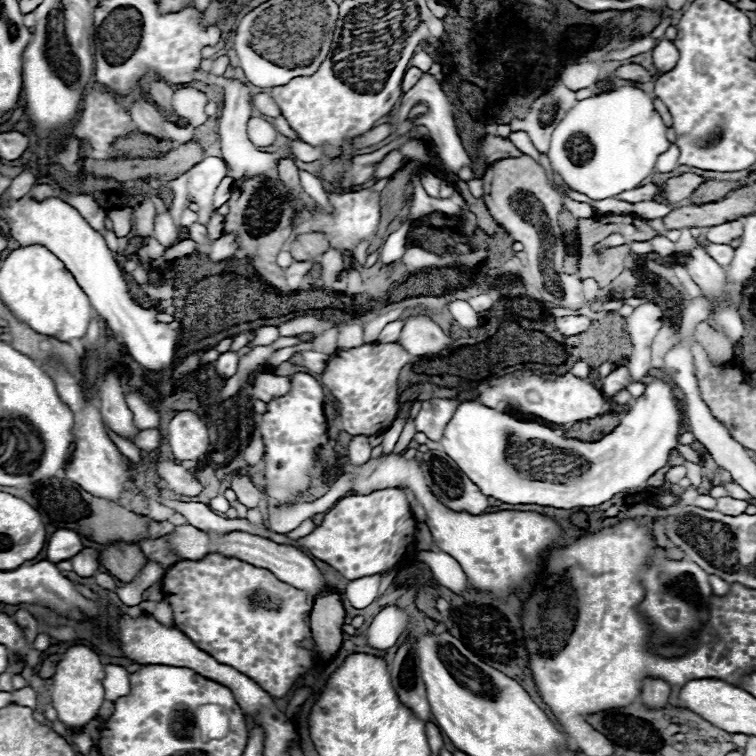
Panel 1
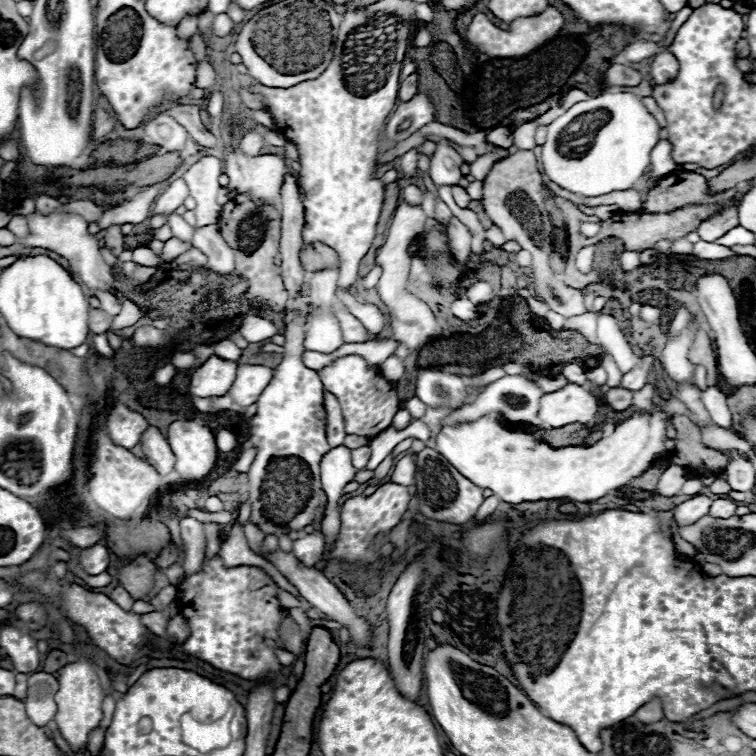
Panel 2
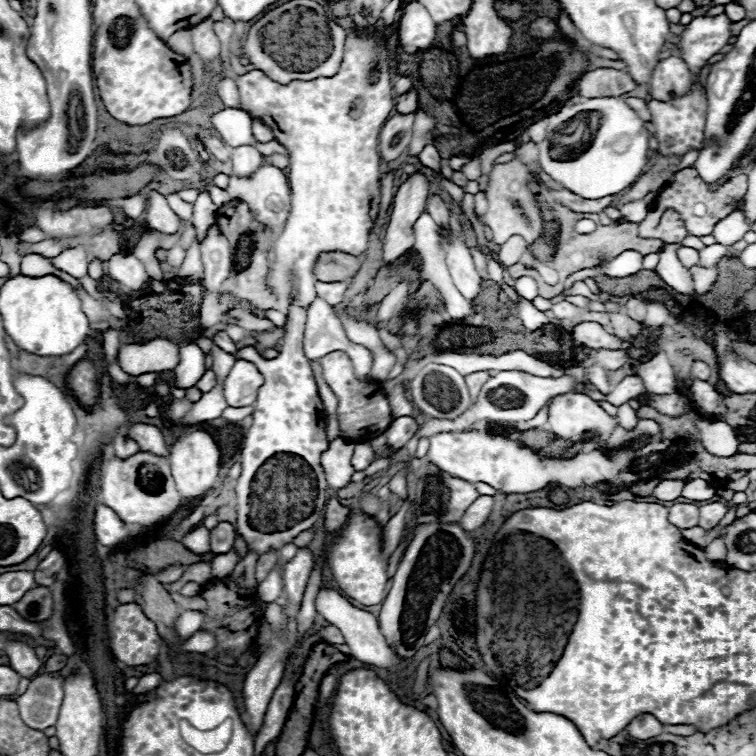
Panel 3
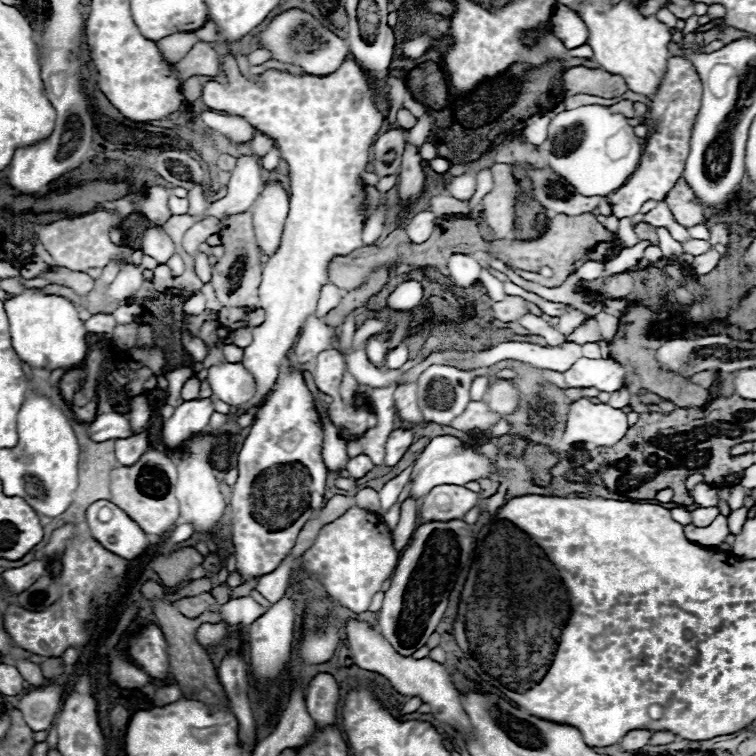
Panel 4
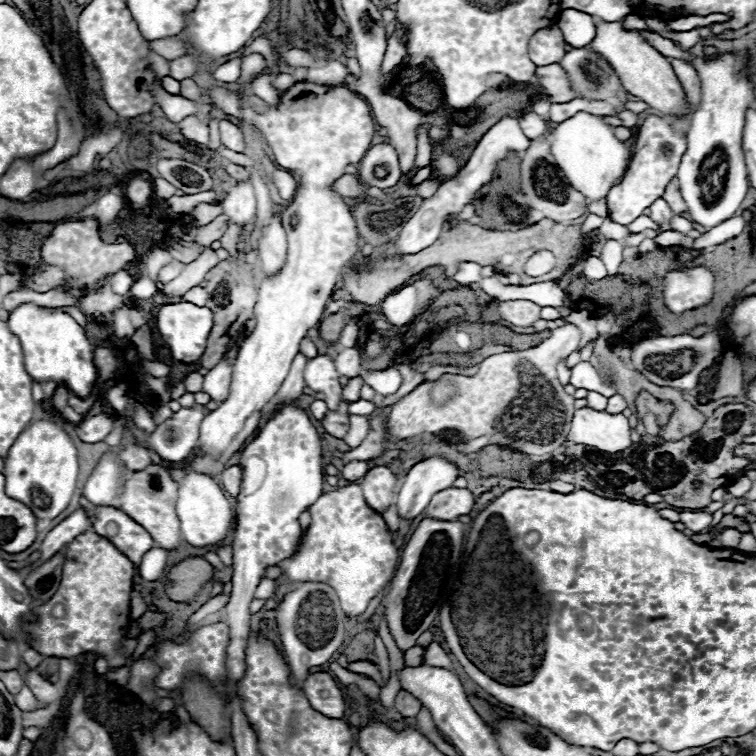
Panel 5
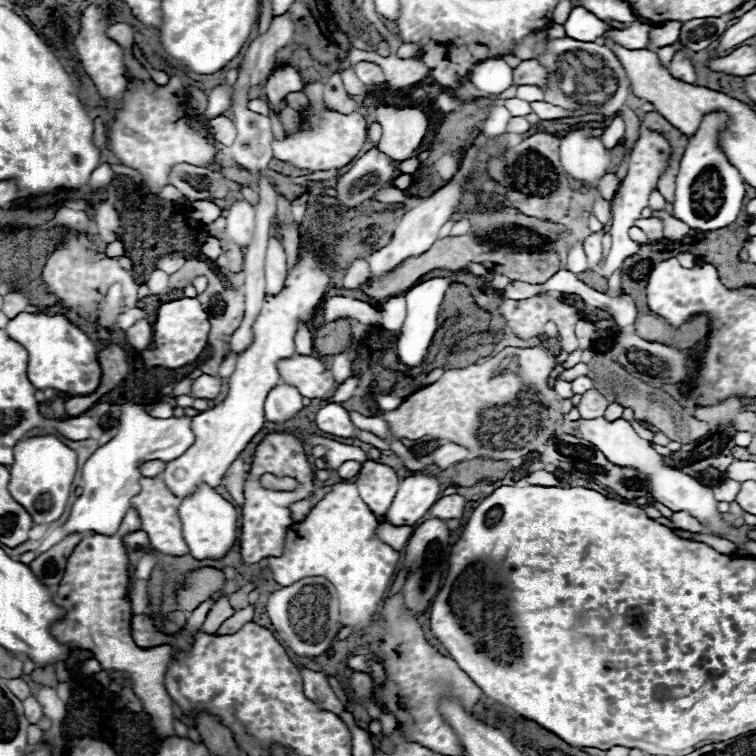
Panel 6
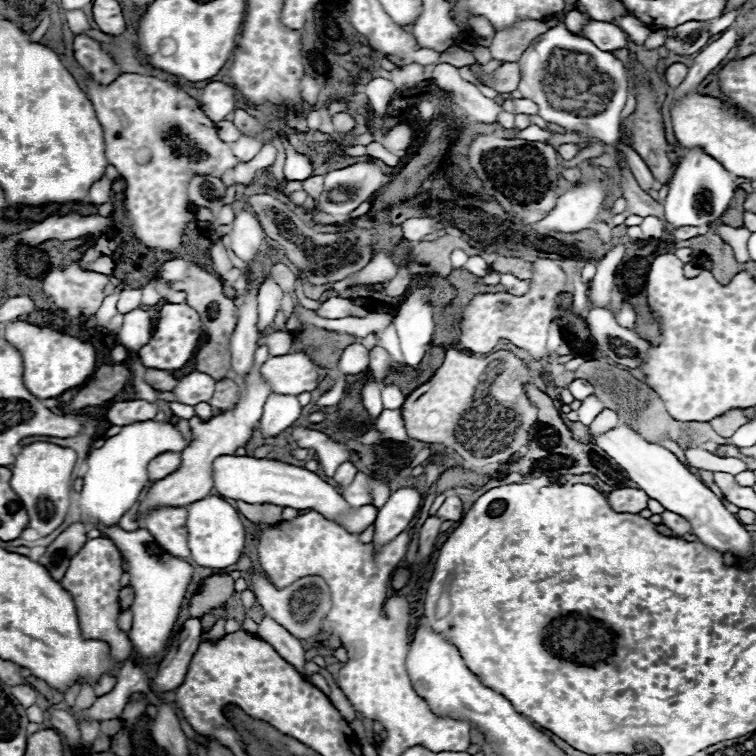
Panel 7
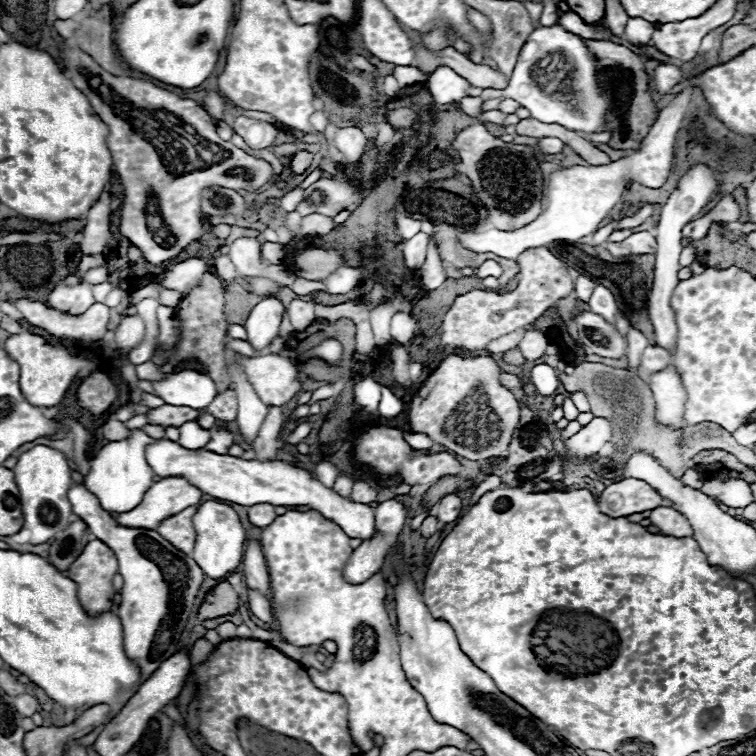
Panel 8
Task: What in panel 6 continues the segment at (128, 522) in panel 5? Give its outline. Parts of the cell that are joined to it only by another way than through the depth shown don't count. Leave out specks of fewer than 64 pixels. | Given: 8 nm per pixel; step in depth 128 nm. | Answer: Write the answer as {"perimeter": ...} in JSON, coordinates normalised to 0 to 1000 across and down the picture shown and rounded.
{"perimeter":[[[188,701],[169,706],[169,712],[164,712],[164,714],[167,714],[167,720],[169,720],[172,725],[177,725],[177,728],[185,728],[185,725],[190,725],[190,722],[198,722],[196,709],[193,709]]]}

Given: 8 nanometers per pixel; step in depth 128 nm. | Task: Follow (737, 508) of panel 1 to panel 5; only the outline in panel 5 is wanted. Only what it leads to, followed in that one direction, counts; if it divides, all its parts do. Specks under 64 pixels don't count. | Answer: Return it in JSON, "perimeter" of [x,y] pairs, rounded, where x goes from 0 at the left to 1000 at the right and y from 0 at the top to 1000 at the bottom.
{"perimeter":[[[902,675],[899,677],[899,690],[915,704],[929,704],[929,701],[942,696],[942,680],[918,677],[918,675]]]}

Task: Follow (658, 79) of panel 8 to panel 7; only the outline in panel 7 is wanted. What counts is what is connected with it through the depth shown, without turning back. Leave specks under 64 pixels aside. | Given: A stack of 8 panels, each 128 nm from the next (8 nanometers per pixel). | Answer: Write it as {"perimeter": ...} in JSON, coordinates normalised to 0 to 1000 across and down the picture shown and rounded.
{"perimeter":[[[899,82],[886,85],[886,87],[881,90],[881,108],[884,108],[884,114],[894,116],[894,114],[907,103],[907,98],[910,98],[910,87],[905,87],[905,85],[899,85]]]}

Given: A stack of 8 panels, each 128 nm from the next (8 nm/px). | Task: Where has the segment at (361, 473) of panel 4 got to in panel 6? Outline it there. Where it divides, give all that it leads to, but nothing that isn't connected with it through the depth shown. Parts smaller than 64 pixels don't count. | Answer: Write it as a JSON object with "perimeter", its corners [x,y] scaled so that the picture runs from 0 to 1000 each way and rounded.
{"perimeter":[[[460,608],[460,611],[455,611],[455,614],[447,619],[447,630],[455,632],[455,635],[463,635],[463,632],[468,632],[468,630],[476,624],[476,619],[479,619],[476,611]]]}

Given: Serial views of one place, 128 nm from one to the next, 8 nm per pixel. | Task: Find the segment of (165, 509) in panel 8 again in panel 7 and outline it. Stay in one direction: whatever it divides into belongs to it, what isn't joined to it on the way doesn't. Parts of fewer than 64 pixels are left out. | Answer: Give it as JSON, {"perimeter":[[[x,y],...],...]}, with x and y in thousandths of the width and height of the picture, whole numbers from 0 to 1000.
{"perimeter":[[[341,458],[339,468],[336,468],[336,487],[333,495],[328,495],[320,505],[317,505],[317,529],[312,534],[312,540],[299,542],[283,553],[278,553],[275,558],[267,558],[265,553],[251,553],[251,566],[257,574],[257,585],[241,595],[241,616],[238,622],[228,624],[222,632],[214,632],[212,638],[204,638],[201,646],[193,651],[190,661],[183,669],[183,688],[188,688],[196,677],[201,677],[204,672],[214,672],[214,669],[249,669],[254,664],[267,661],[270,656],[278,653],[280,648],[280,611],[288,603],[299,603],[299,601],[310,601],[312,593],[323,590],[331,577],[333,569],[339,566],[339,561],[344,558],[347,550],[347,537],[352,532],[352,526],[357,524],[354,508],[349,505],[349,500],[344,500],[341,487],[354,476],[354,460],[352,458]]]}

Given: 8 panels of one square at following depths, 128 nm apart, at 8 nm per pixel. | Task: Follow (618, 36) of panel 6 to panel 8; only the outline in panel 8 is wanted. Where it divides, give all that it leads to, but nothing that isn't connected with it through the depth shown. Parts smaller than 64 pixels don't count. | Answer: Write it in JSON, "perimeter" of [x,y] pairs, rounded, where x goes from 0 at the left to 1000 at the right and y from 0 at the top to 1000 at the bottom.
{"perimeter":[[[743,16],[738,24],[738,32],[746,34],[751,42],[765,45],[770,50],[783,50],[783,53],[799,53],[802,50],[802,40],[796,34],[780,34],[775,29],[770,29],[770,24],[759,16]]]}

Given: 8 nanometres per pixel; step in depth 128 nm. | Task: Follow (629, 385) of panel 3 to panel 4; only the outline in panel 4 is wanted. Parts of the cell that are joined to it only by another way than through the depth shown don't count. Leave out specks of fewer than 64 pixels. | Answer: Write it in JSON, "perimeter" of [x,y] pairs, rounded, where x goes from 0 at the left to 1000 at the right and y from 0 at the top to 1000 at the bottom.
{"perimeter":[[[820,513],[817,519],[810,519],[804,534],[807,534],[810,540],[825,540],[825,537],[831,537],[831,534],[833,534],[833,521],[831,521],[831,516],[828,516],[828,513]]]}

